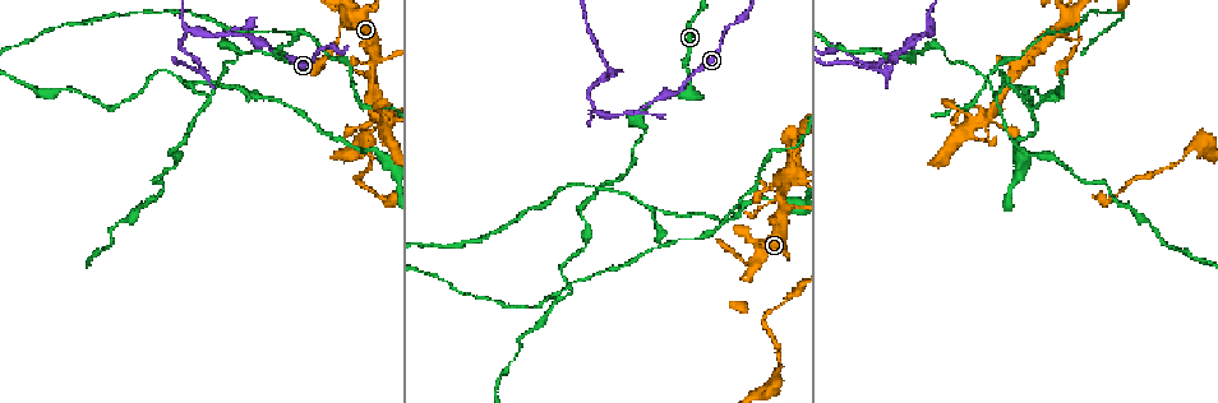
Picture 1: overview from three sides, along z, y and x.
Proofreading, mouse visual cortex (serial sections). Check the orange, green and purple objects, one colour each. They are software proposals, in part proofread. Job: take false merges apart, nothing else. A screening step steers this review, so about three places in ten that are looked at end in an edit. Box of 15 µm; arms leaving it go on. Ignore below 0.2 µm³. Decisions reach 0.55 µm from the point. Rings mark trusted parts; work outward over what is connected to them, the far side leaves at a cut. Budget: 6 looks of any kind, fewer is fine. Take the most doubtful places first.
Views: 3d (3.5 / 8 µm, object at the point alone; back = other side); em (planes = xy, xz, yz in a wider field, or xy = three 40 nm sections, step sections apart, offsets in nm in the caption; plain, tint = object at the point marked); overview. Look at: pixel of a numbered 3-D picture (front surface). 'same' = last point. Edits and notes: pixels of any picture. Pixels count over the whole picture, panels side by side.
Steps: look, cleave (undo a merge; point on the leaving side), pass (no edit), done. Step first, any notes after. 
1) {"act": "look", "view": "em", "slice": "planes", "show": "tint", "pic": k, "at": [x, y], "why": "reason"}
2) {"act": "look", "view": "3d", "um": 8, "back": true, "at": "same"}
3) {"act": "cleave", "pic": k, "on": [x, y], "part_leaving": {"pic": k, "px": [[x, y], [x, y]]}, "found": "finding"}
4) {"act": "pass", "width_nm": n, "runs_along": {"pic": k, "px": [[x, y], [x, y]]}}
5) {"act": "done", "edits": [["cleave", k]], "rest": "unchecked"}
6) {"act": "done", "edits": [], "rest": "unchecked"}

{"act": "look", "view": "3d", "um": 3.5, "pic": 1, "at": [236, 57], "why": "sharp bend"}

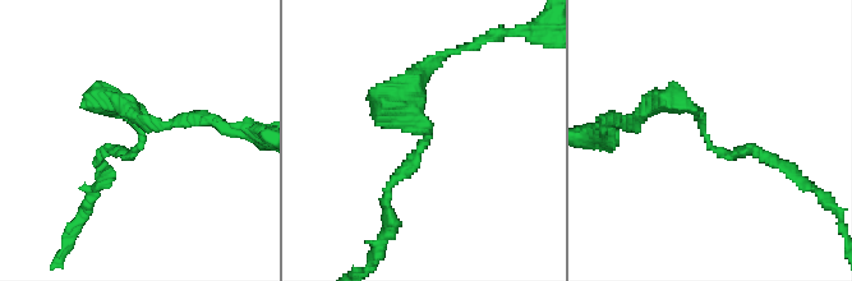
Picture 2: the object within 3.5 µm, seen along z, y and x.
{"act": "look", "view": "em", "slice": "planes", "show": "tint", "pic": 2, "at": [705, 138], "arm_widths_nm": [150, 300]}

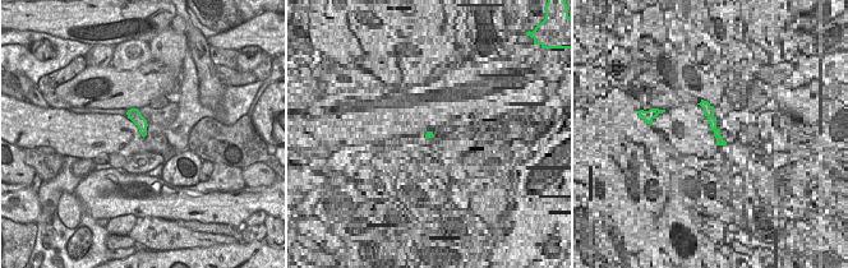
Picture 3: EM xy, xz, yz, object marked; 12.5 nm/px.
{"act": "pass", "width_nm": 140, "runs_along": {"pic": 2, "px": [[414, 82], [405, 115], [429, 138], [386, 197]]}, "found": "one cell here"}

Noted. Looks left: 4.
{"act": "look", "view": "3d", "um": 8, "pic": 1, "at": [209, 96], "why": "three arms meet"}

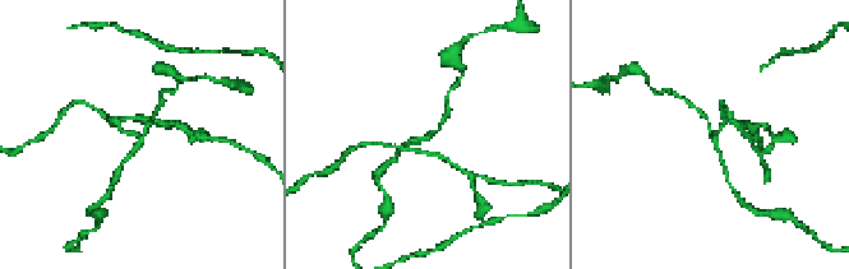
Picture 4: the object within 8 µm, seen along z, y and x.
{"act": "look", "view": "3d", "um": 3.5, "pic": 4, "at": [429, 138], "why": "zoom in"}

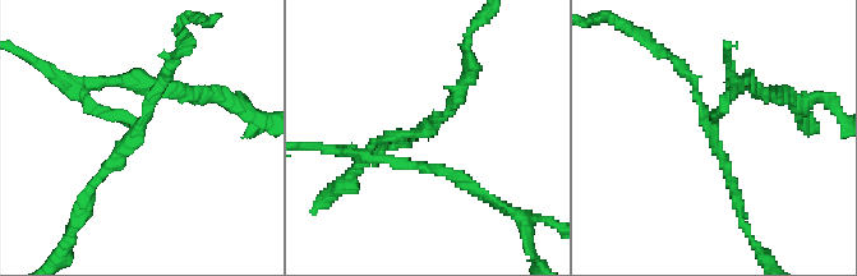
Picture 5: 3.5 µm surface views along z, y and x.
{"act": "look", "view": "em", "slice": "xy", "step": 1, "show": "tint", "pic": 5, "at": [425, 131], "arms": 3, "arm_widths_nm": [150, 150, 150], "why": "shape alone is not enough"}

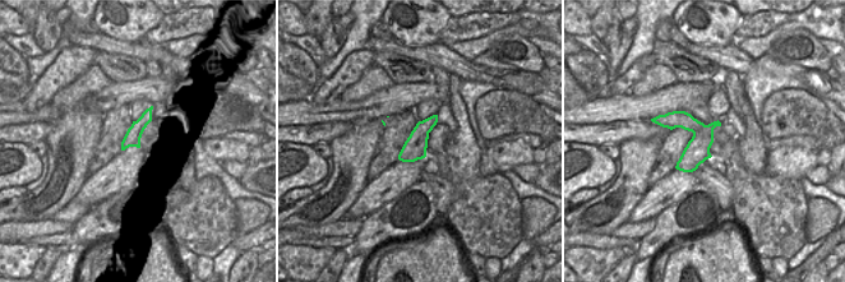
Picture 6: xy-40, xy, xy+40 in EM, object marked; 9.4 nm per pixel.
{"act": "cleave", "pic": 5, "on": [138, 90], "part_leaving": {"pic": 5, "px": [[113, 116], [86, 101], [86, 84], [152, 81]]}, "found": "a second cell is stuck on"}

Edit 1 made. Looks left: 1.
{"act": "look", "view": "3d", "um": 3.5, "back": true, "pic": 1, "at": [375, 61], "why": "side arm on a straight run"}

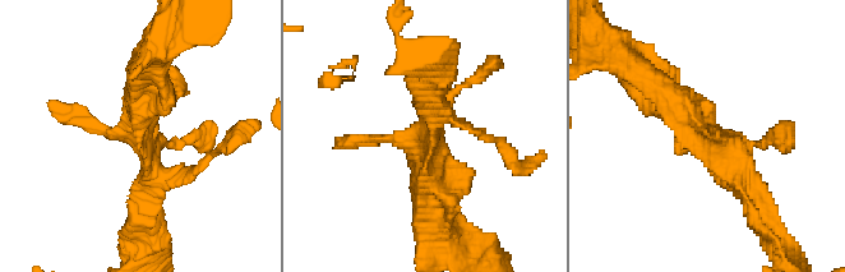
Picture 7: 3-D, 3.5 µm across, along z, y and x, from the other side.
{"act": "pass", "runs_along": {"pic": 7, "px": [[642, 73], [734, 151], [747, 194]]}, "found": "continuous, no second cell"}

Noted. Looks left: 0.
{"act": "done", "edits": [["cleave", 5]], "rest": "unchecked"}

